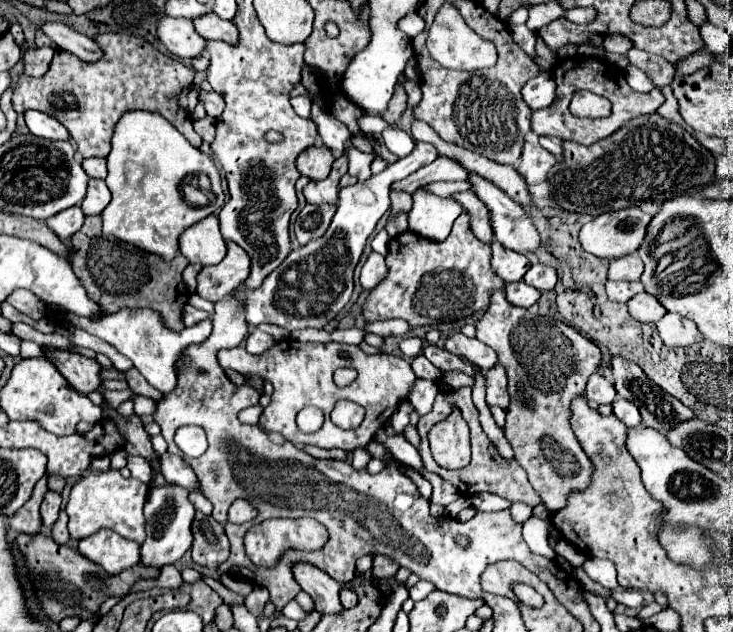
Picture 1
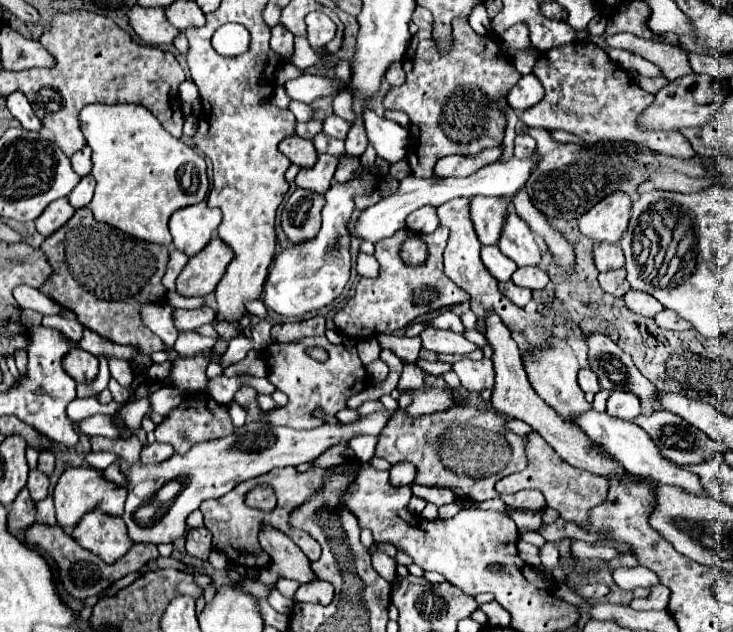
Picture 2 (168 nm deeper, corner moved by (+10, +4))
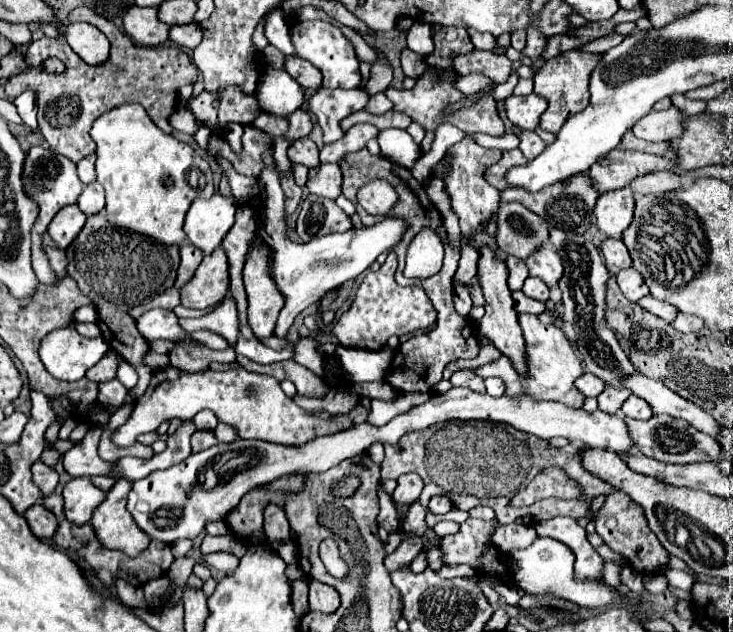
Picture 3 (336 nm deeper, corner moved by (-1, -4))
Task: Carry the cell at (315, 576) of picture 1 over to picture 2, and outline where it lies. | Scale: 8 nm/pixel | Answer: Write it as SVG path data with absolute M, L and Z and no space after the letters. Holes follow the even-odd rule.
M264 527L260 533L260 545L270 555L270 565L260 571L260 581L266 585L276 585L278 579L294 579L298 583L316 581L308 557L294 545L284 533L272 527Z

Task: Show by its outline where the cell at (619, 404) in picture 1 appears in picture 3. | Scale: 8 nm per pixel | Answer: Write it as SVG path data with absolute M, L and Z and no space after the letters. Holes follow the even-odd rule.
M631 395L621 407L621 415L631 417L631 419L649 419L653 413L651 413L651 407L647 405L647 401Z

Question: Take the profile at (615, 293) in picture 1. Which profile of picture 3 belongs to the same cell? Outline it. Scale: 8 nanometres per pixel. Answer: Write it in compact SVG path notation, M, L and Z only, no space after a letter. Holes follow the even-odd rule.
M633 267L619 271L619 273L617 273L617 283L619 283L623 295L625 295L629 301L639 301L641 297L649 295L649 289L647 289L643 277L641 277Z

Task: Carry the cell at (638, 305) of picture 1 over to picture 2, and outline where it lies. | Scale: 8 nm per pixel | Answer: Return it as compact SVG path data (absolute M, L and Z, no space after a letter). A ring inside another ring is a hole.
M630 289L622 299L624 299L624 303L626 303L628 309L632 309L634 313L640 313L644 317L654 317L656 313L660 313L664 309L652 295L648 295L644 291Z

